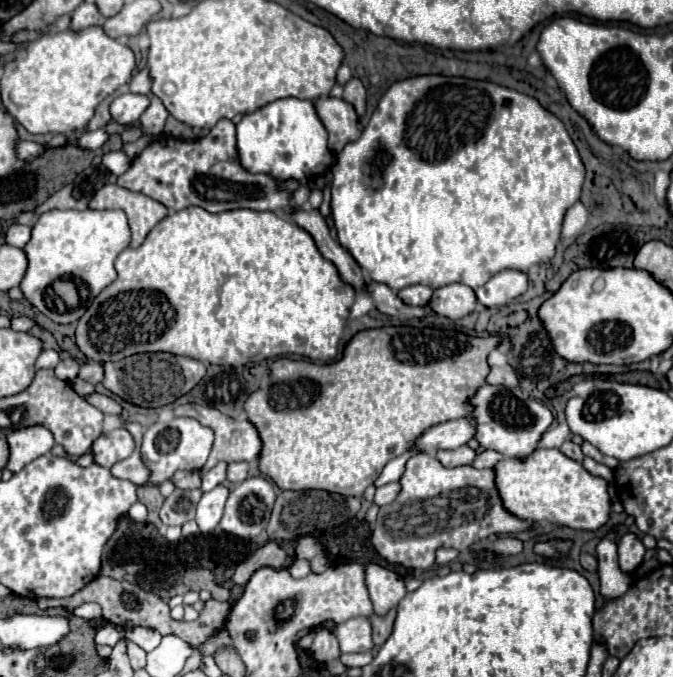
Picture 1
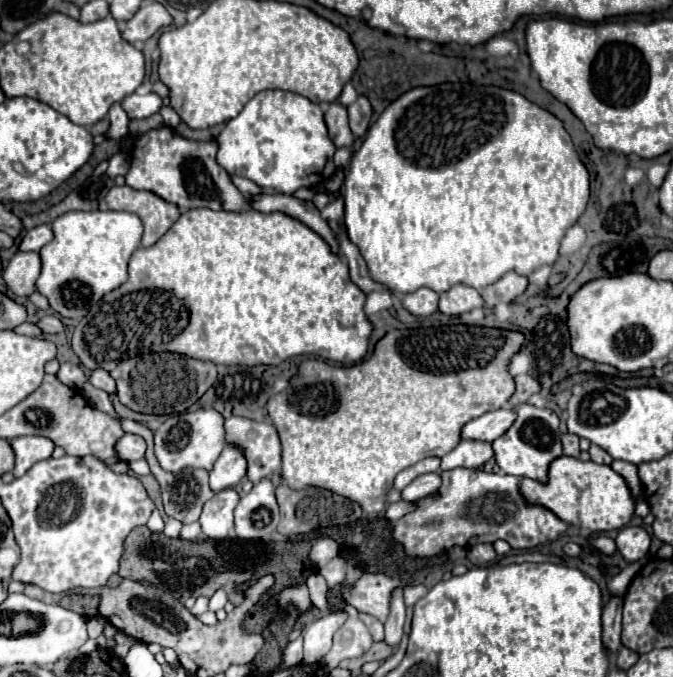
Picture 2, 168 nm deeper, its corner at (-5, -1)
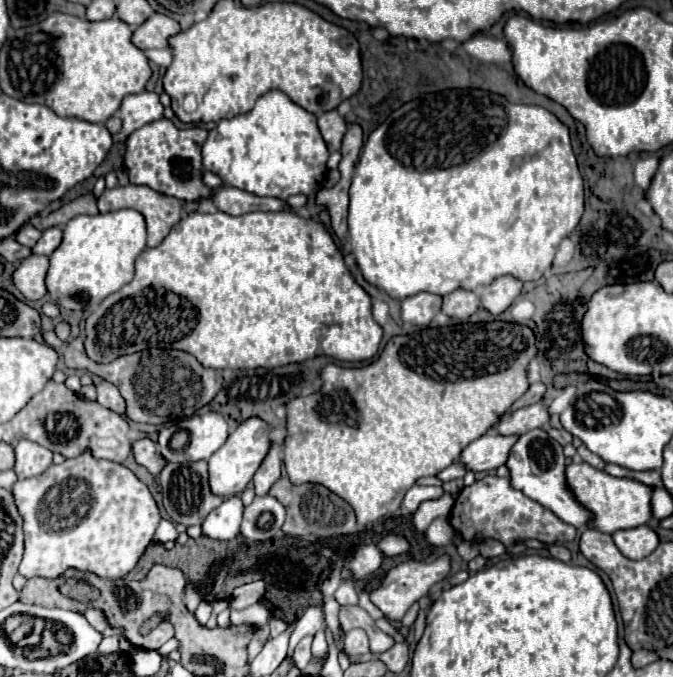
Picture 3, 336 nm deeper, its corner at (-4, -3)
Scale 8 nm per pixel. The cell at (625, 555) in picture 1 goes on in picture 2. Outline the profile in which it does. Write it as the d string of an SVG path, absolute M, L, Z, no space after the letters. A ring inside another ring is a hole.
M623 527L615 539L617 551L623 555L625 561L635 563L647 557L651 537L643 527Z

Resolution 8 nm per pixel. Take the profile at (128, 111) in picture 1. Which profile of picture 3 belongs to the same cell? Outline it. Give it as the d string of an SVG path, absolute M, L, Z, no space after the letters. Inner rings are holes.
M142 91L138 95L126 95L120 107L122 117L122 131L114 135L114 141L124 141L132 131L140 129L146 123L158 121L164 117L164 107L158 101L158 93Z

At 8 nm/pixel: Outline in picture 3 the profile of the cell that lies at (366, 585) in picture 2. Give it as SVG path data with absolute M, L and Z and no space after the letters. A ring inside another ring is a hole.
M448 555L431 558L431 560L426 561L408 559L400 563L400 565L396 565L396 567L392 567L392 569L386 573L384 581L380 583L380 587L370 593L370 599L372 599L372 603L384 613L386 619L390 619L390 621L400 621L400 619L406 615L406 611L408 611L416 601L420 601L420 599L430 591L432 585L444 581L444 579L448 577L448 573L450 573L450 557L448 557Z

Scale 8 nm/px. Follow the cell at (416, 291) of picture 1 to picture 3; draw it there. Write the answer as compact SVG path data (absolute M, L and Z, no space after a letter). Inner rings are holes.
M418 293L412 297L406 297L402 301L402 321L410 325L420 325L426 327L432 317L440 311L442 307L442 297L434 293Z

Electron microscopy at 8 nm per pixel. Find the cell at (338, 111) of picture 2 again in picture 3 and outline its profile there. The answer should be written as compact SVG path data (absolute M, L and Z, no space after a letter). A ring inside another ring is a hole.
M330 111L318 117L320 133L328 145L328 151L338 151L342 137L346 133L346 121L338 115L338 111Z

